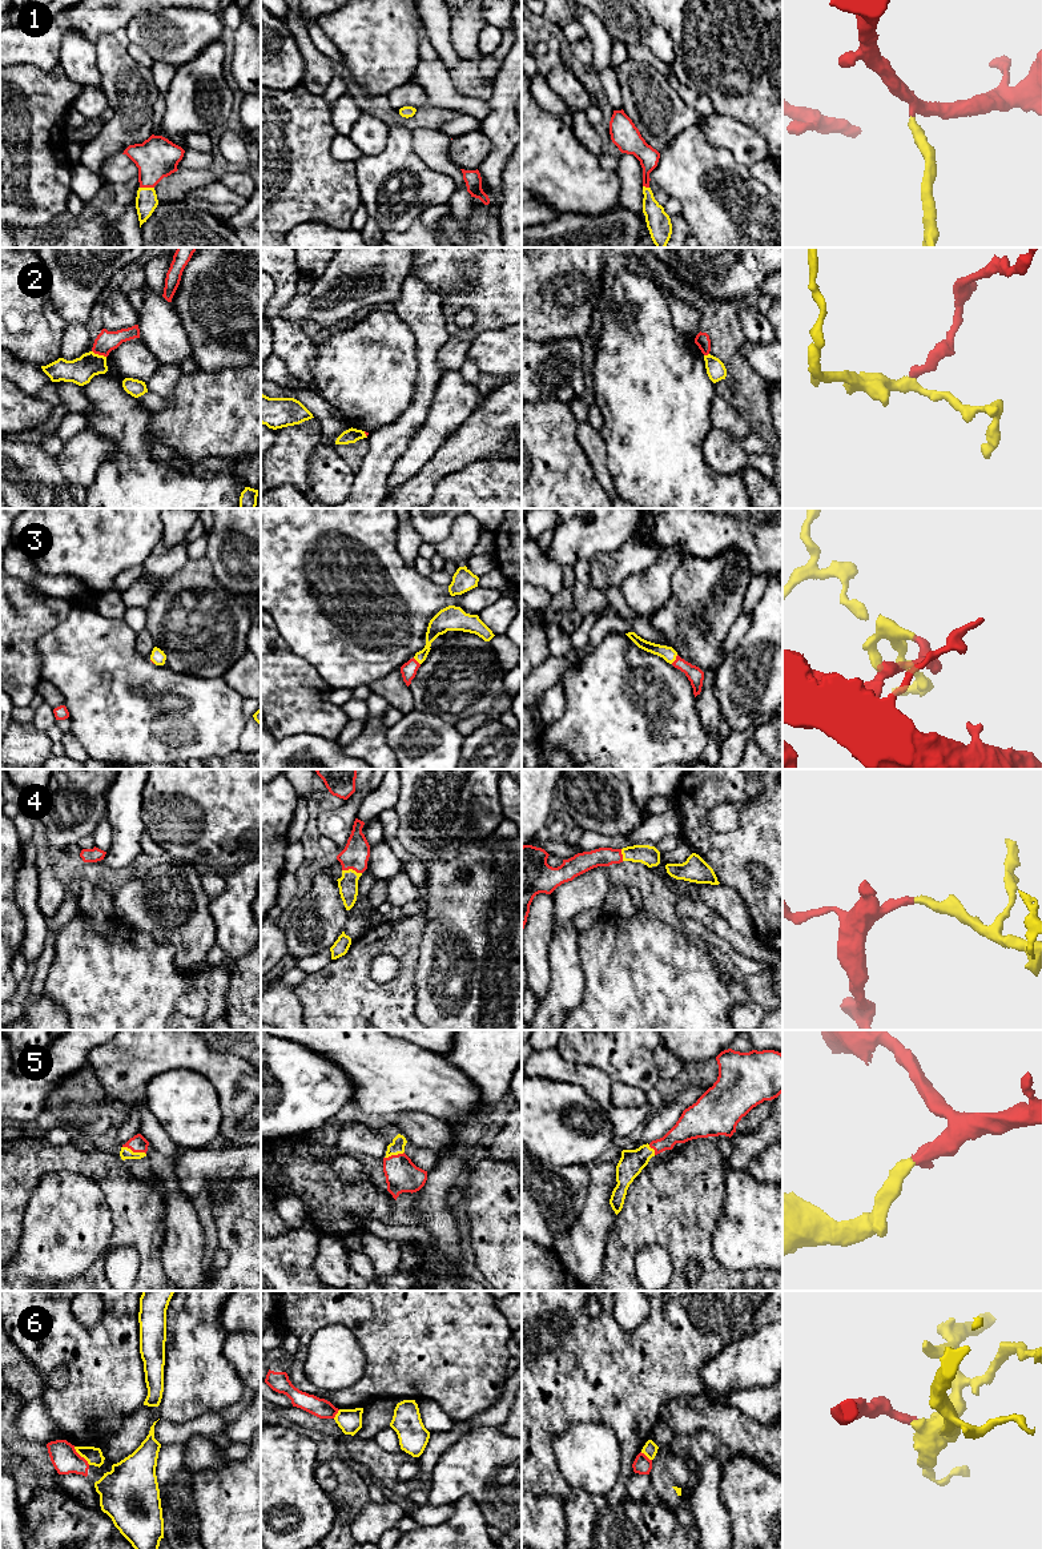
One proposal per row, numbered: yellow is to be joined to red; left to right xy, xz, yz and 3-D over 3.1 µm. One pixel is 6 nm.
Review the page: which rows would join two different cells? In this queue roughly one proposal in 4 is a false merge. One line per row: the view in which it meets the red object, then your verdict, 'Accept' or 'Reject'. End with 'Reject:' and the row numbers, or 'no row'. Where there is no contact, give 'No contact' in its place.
1: Touches red in xy. Accept
2: Touches red in xy. Reject
3: Touches red in yz. Accept
4: Touches red in xz. Accept
5: Touches red in xy. Accept
6: Touches red in xy. Reject
Reject: 2, 6

